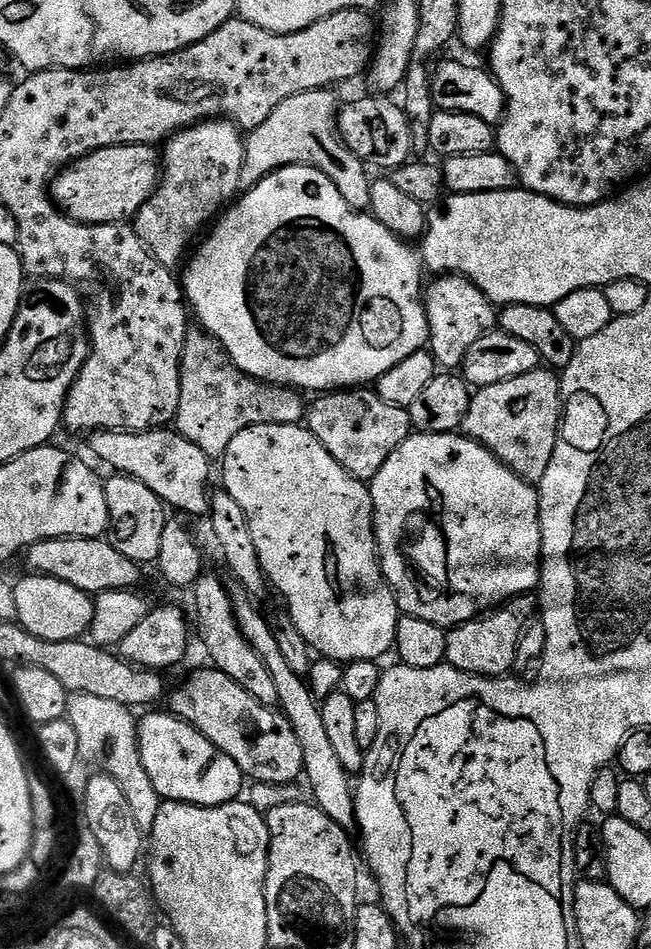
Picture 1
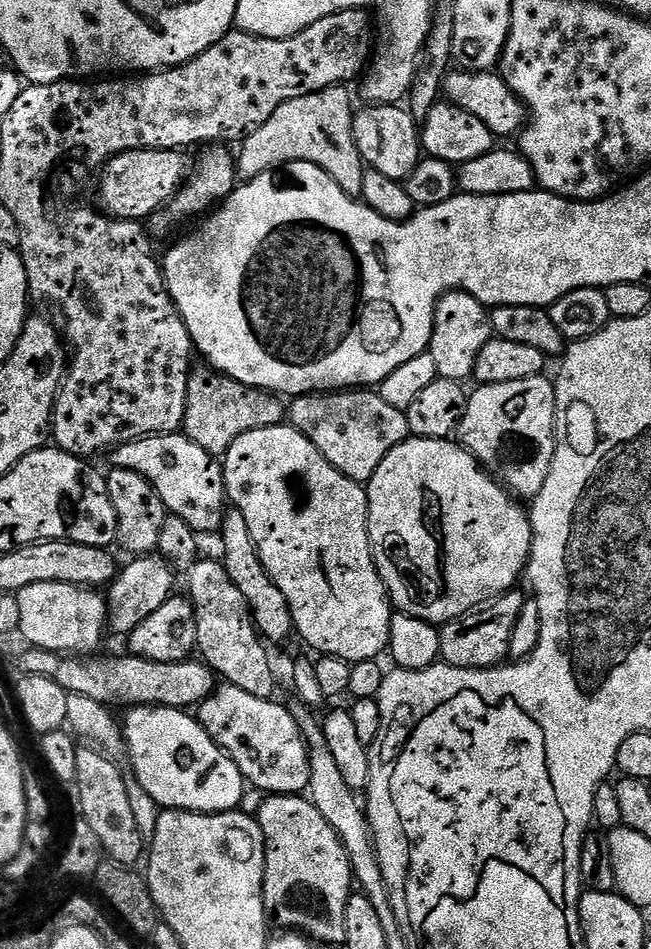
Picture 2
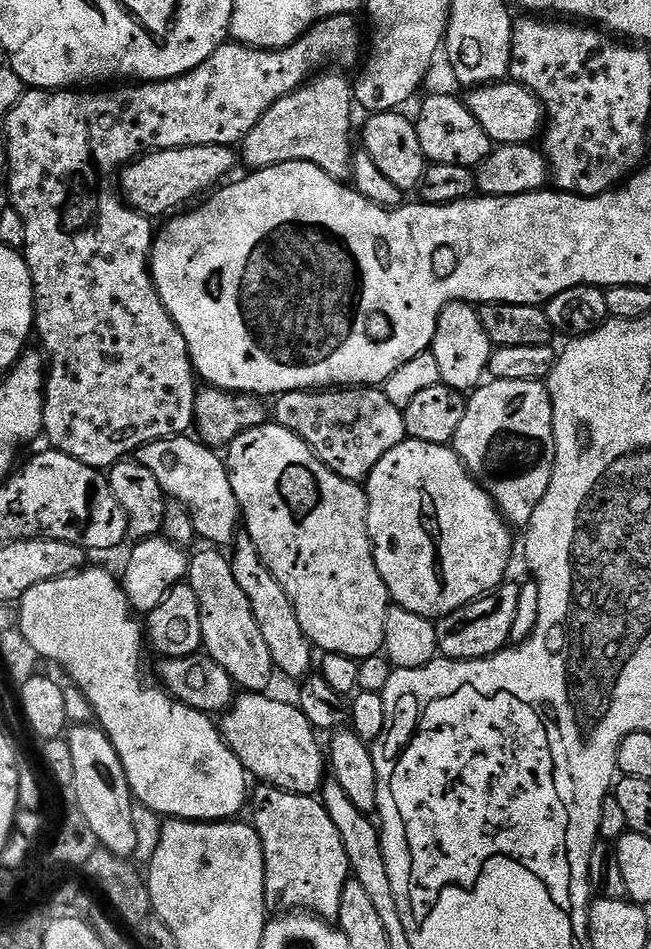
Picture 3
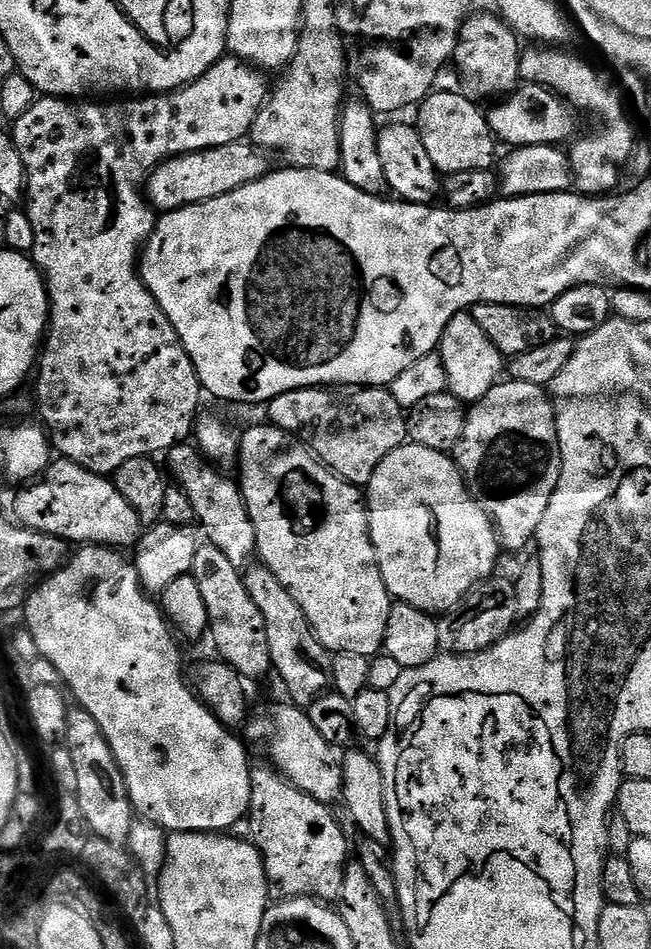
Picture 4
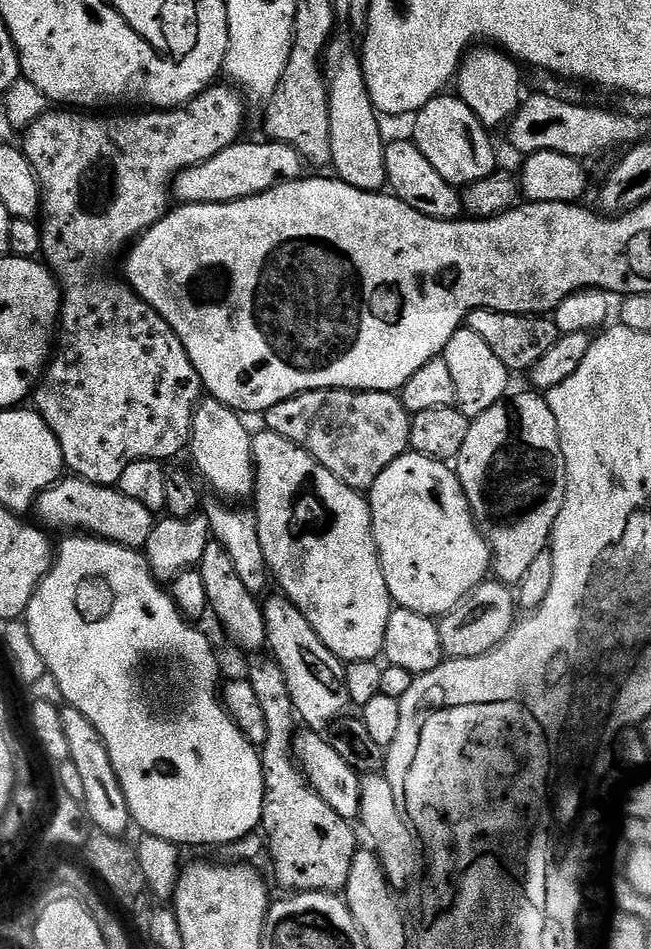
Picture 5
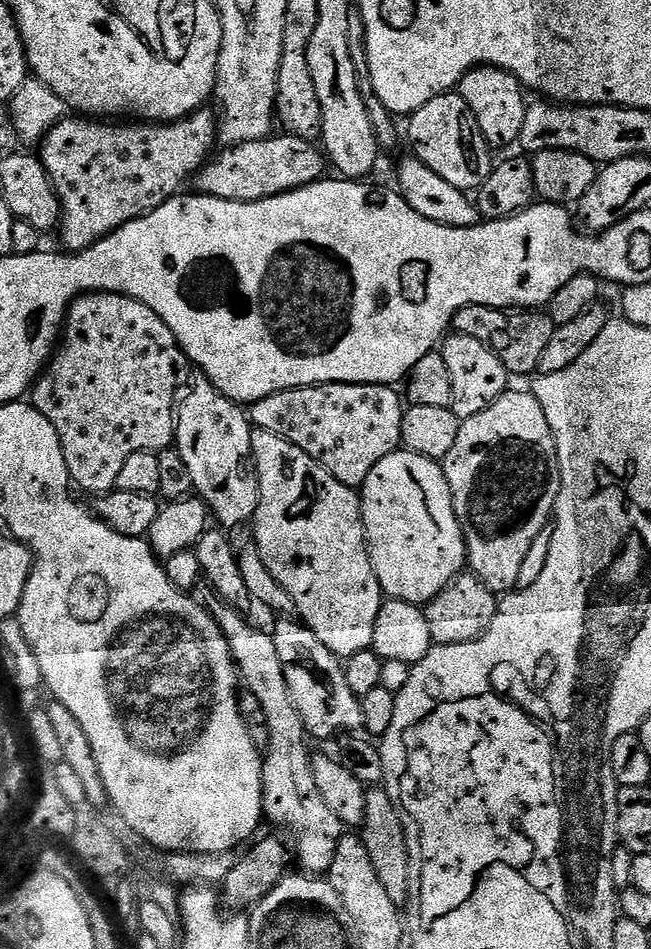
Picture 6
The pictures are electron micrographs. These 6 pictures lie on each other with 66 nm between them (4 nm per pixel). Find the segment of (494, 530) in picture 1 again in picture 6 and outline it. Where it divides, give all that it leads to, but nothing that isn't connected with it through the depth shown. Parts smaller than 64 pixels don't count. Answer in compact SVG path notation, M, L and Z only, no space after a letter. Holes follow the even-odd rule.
M407 450L386 454L386 458L382 458L382 462L370 470L370 478L366 478L358 495L360 513L364 515L364 540L368 544L368 557L385 597L424 606L436 599L465 571L468 543L464 541L461 522L452 505L452 491L444 477L443 467L437 461Z

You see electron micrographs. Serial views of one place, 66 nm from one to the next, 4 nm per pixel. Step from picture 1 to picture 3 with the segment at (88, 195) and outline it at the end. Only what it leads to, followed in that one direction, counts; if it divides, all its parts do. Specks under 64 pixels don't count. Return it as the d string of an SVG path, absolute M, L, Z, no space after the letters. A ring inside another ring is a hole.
M227 144L162 148L159 152L150 152L132 161L127 168L121 171L118 177L118 187L124 199L128 201L128 205L141 212L142 215L149 218L164 215L167 217L183 209L185 207L183 204L187 200L200 195L203 197L211 193L221 182L227 181L231 177L228 175L231 174L236 160L238 164L237 153L235 156L232 152L235 151Z

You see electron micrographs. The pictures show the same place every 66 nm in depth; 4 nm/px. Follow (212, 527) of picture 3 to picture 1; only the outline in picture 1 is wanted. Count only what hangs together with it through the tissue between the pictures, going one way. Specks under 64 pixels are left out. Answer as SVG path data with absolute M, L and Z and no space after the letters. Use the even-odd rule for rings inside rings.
M154 428L146 432L93 432L92 452L105 464L112 468L113 473L122 476L133 476L142 486L150 486L154 494L163 500L169 509L177 508L185 517L204 516L207 517L210 512L210 487L208 488L208 479L212 476L210 457L202 454L194 442L190 442L179 432L175 430L165 430L164 428Z

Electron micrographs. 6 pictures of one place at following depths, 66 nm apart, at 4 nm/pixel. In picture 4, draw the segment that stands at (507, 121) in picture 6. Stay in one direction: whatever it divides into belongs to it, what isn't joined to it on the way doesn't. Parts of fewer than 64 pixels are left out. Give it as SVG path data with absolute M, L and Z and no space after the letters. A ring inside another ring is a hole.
M476 10L469 15L456 35L456 49L453 50L451 59L451 63L456 64L457 74L460 75L459 91L468 100L477 102L499 101L508 93L516 91L521 83L521 41L499 15L489 12Z

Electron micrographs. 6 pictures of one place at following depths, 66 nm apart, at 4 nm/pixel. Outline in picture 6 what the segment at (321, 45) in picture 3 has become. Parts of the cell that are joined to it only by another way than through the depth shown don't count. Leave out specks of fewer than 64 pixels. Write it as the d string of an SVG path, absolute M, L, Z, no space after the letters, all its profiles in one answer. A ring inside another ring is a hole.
M208 111L191 112L171 122L101 122L96 118L65 118L56 123L44 135L38 155L60 200L58 233L64 239L63 247L68 250L89 248L126 222L154 211L177 195L183 189L180 187L187 180L189 183L190 177L213 155L212 147L217 147L218 116L215 111ZM90 292L77 296L72 307L68 309L66 331L63 333L62 343L47 365L46 371L36 381L30 392L32 407L37 408L47 418L58 434L62 454L66 458L66 470L73 485L77 484L84 492L97 492L96 494L113 491L116 487L116 472L122 470L122 466L125 464L126 458L130 458L130 454L141 450L156 450L161 446L171 445L175 441L178 408L176 387L179 386L180 379L183 378L187 368L190 368L188 355L174 338L170 326L166 326L166 322L162 322L162 318L158 318L158 314L154 314L154 310L150 310L150 306L146 306L129 296L119 296L113 292Z

